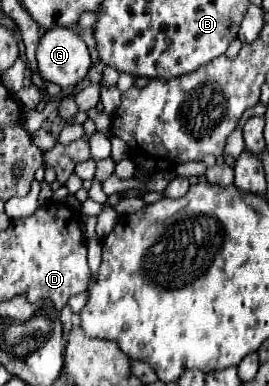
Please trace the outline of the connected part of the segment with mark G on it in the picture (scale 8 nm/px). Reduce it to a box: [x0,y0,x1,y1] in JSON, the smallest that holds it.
[37,28,91,90]

